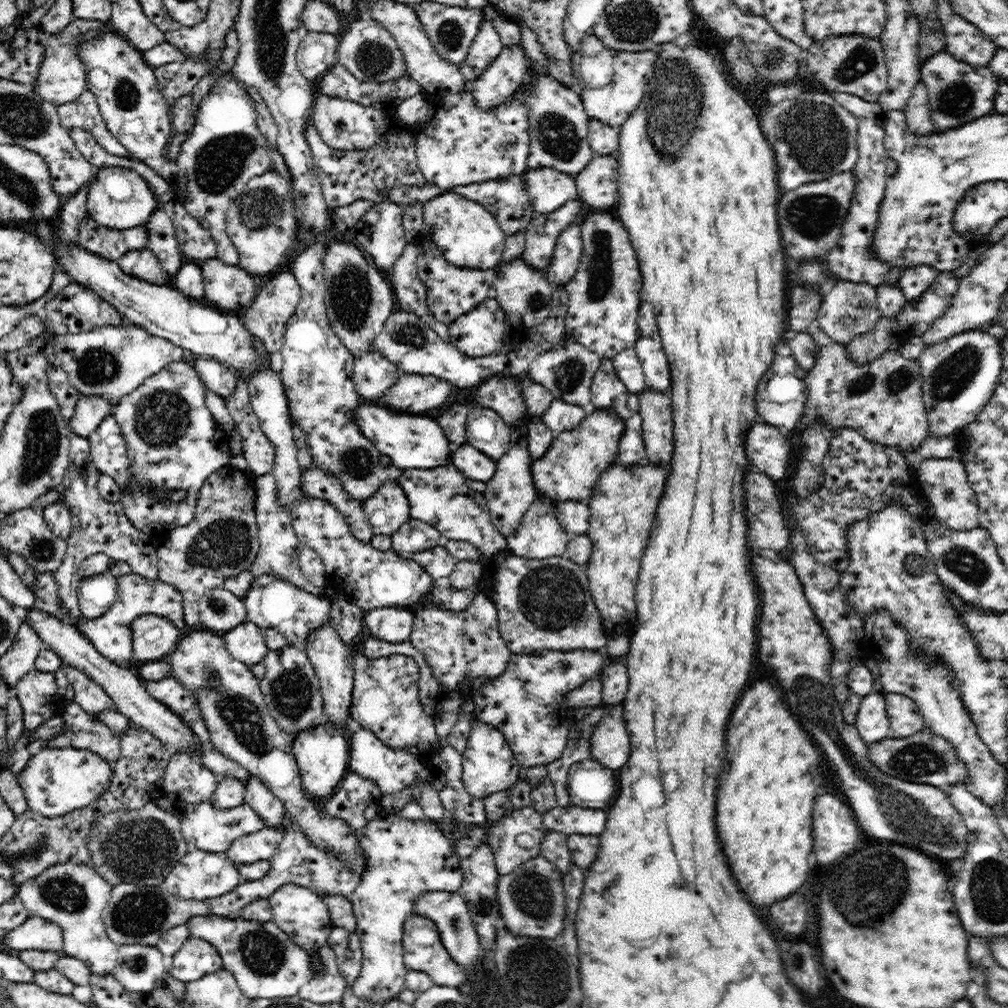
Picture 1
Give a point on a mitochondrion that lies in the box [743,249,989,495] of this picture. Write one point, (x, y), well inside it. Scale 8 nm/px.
(951, 376)

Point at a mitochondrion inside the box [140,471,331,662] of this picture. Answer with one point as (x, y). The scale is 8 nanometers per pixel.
(226, 542)

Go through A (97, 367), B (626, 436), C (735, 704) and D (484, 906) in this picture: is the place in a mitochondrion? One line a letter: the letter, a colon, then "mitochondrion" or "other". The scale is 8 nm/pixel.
A: mitochondrion
B: other
C: other
D: mitochondrion

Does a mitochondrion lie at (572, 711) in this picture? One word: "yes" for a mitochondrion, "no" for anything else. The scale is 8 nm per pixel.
no

